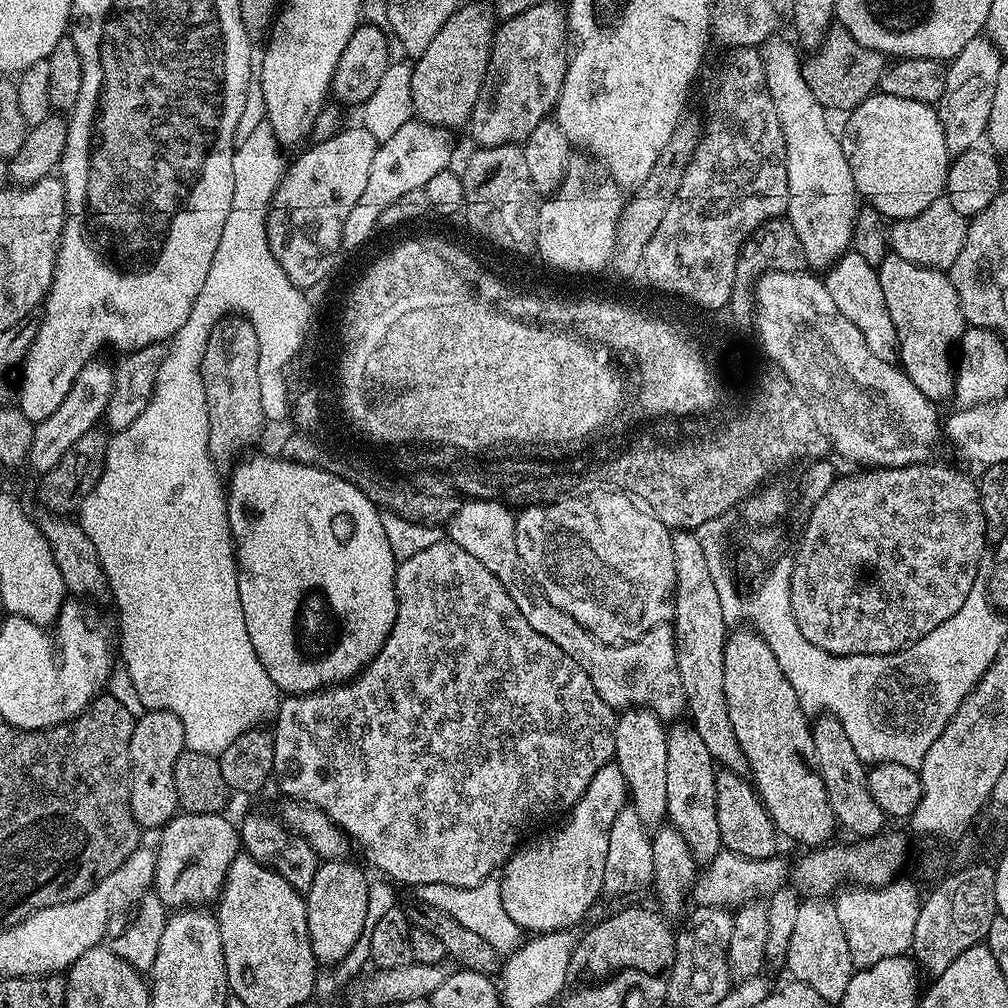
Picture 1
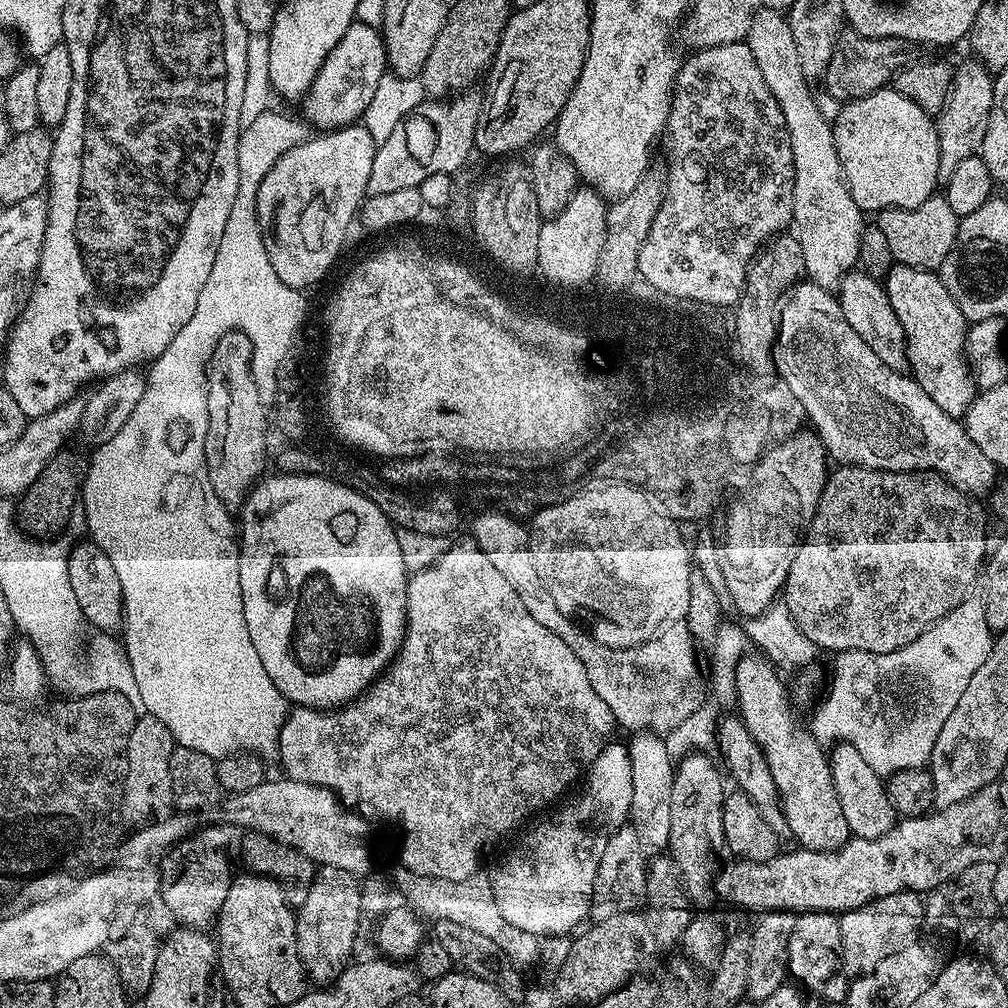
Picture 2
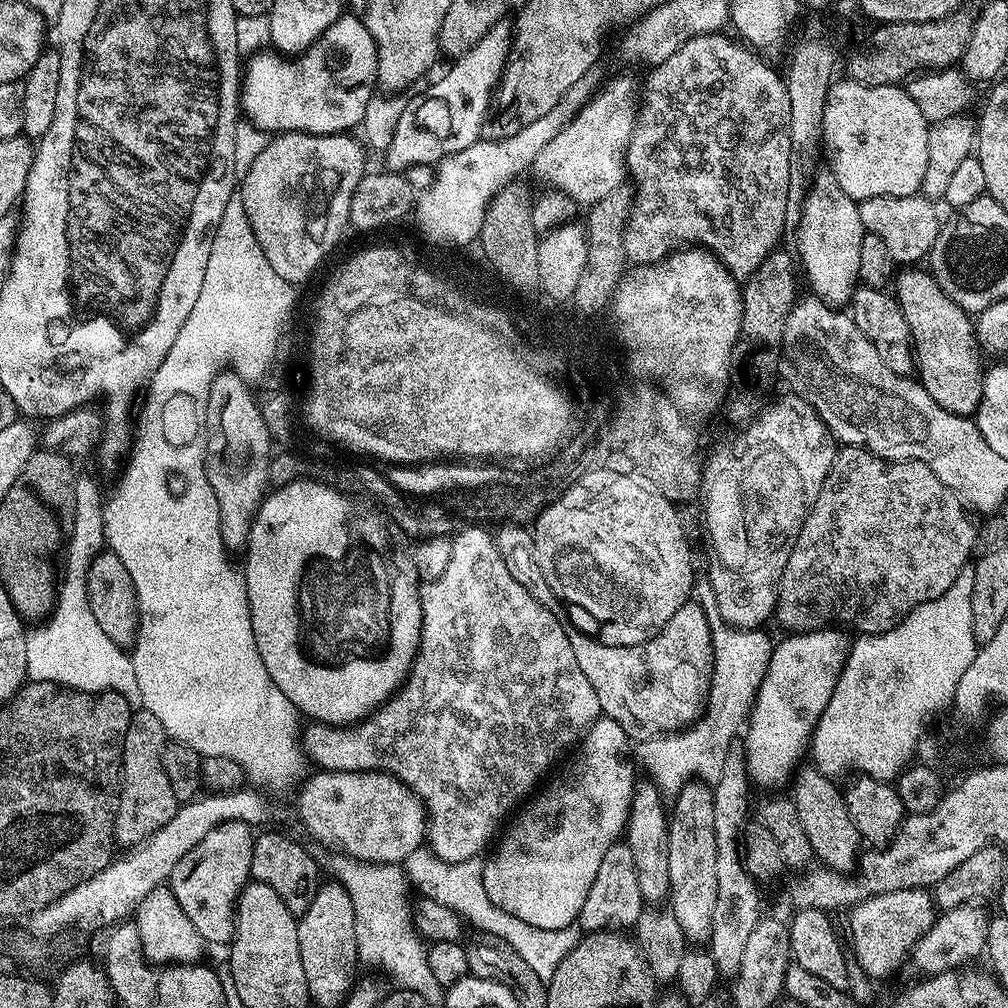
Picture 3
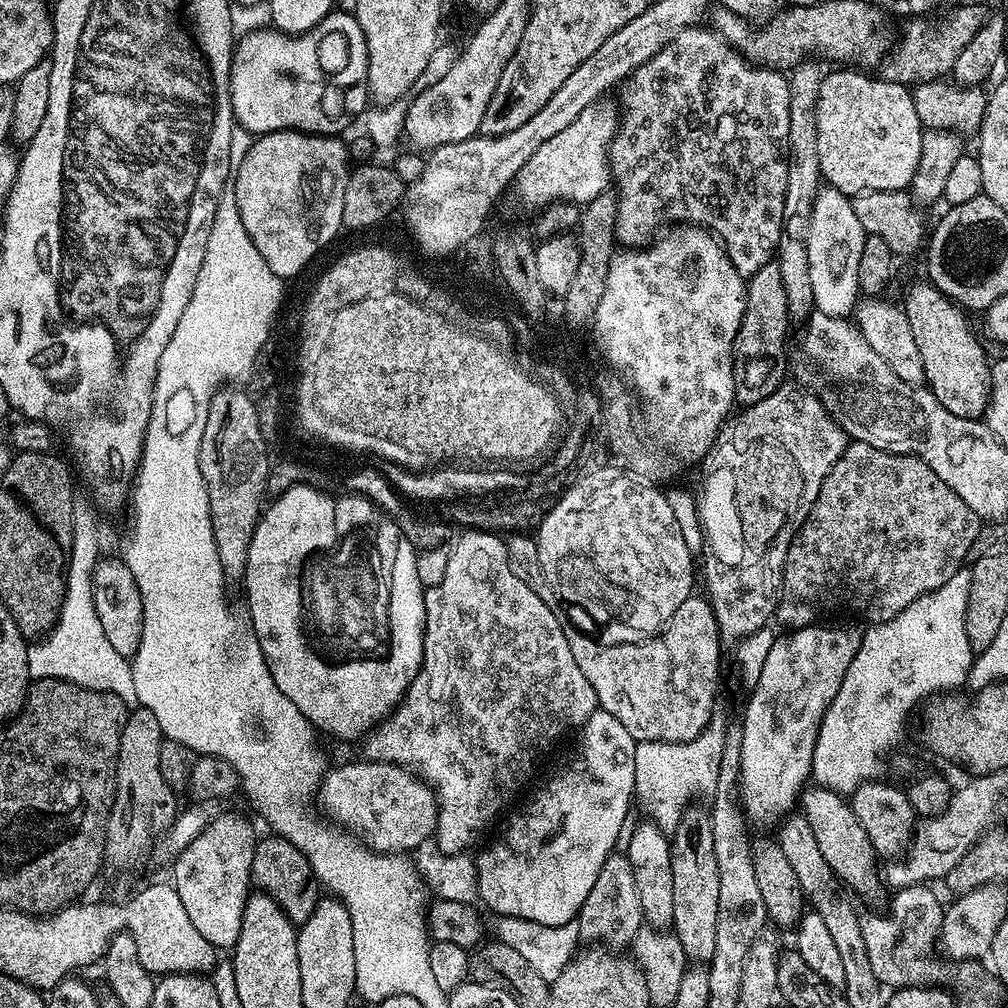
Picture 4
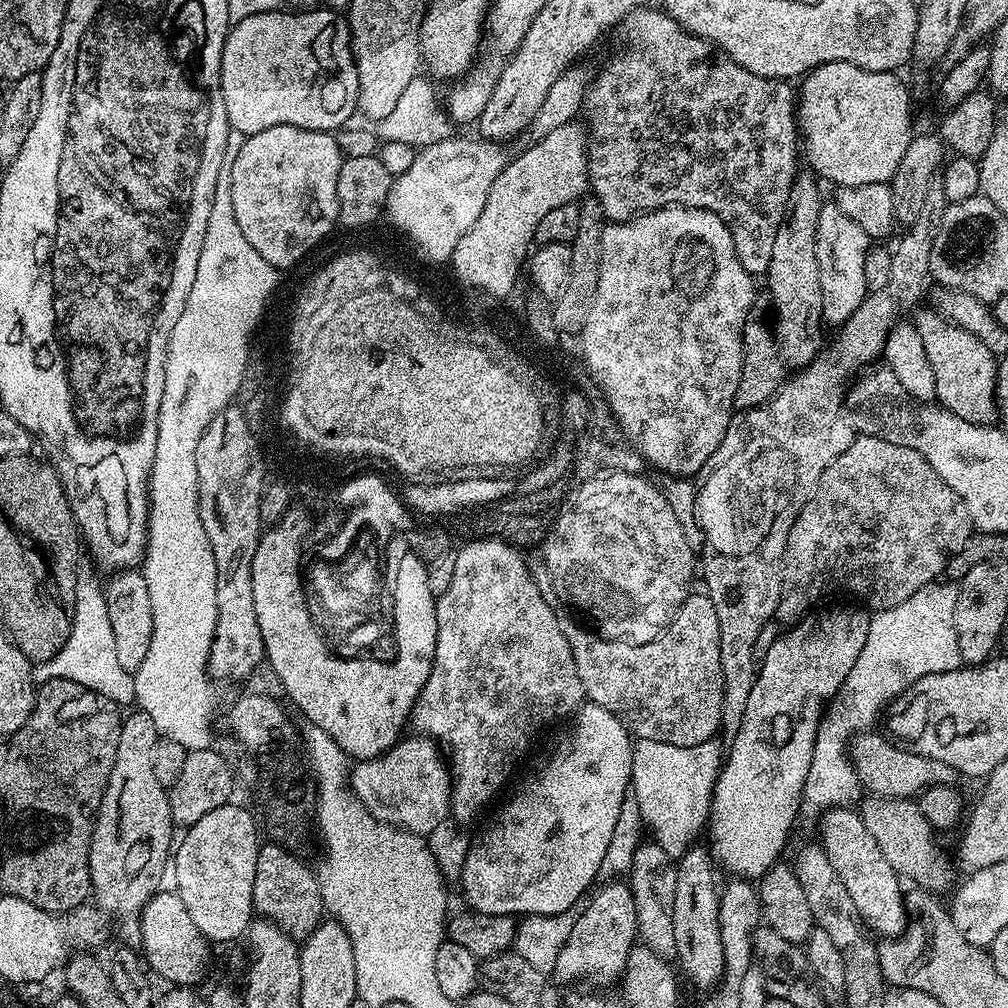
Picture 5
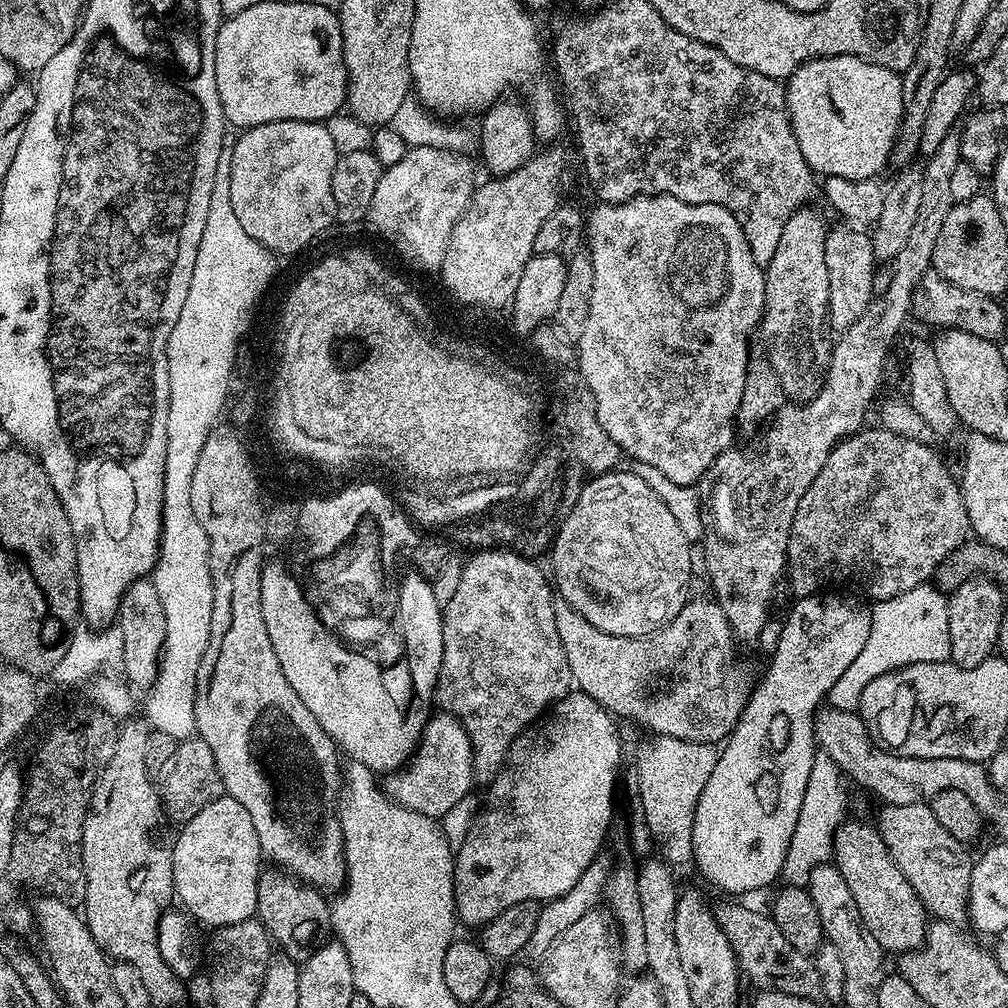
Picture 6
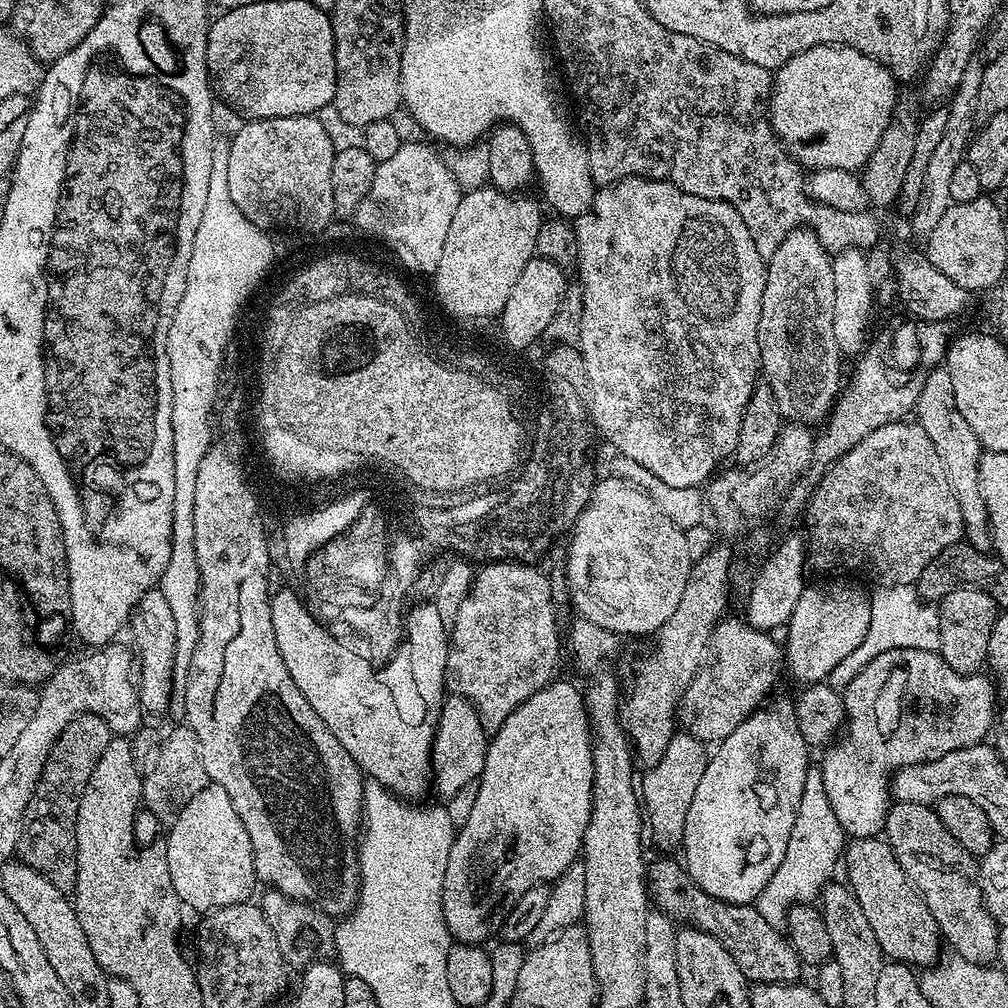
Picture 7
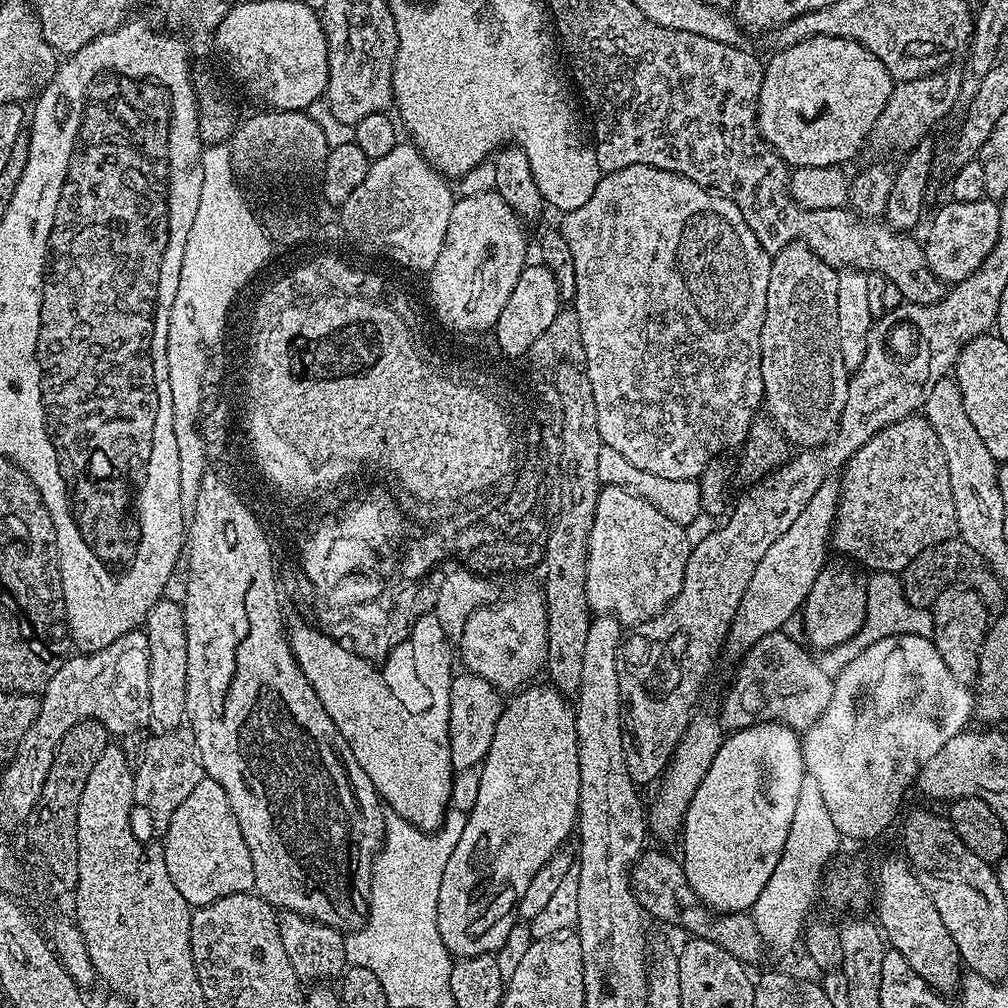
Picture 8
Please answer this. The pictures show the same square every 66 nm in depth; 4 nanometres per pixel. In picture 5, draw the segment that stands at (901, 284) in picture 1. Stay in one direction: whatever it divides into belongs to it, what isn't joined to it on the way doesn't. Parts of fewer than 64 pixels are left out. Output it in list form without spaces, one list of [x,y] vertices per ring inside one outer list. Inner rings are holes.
[[[928,306],[924,307],[915,313],[917,316],[914,316],[914,323],[918,334],[922,334],[922,346],[926,346],[926,358],[930,358],[930,366],[934,370],[936,400],[939,407],[966,422],[991,425],[998,416],[997,357],[993,356],[990,350],[986,350],[985,344],[978,342],[974,334],[966,334],[966,330],[962,330],[957,324],[951,324],[939,312]]]

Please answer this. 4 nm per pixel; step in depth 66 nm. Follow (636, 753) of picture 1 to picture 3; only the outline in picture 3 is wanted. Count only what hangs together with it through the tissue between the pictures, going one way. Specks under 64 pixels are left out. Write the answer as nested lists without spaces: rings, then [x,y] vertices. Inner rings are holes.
[[[651,778],[637,779],[632,788],[632,801],[626,825],[626,843],[634,853],[634,864],[638,874],[638,888],[645,901],[664,902],[670,893],[670,846],[668,845],[669,809],[666,807],[665,793]]]

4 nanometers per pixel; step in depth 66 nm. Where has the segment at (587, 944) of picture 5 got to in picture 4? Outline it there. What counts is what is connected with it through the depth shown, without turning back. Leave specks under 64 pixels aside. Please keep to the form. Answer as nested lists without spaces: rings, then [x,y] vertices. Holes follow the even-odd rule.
[[[613,854],[606,858],[594,887],[590,889],[590,894],[586,894],[586,902],[582,902],[578,919],[581,941],[599,942],[604,946],[631,945],[645,918],[642,902],[638,898],[638,886],[634,886],[634,870],[627,855]]]

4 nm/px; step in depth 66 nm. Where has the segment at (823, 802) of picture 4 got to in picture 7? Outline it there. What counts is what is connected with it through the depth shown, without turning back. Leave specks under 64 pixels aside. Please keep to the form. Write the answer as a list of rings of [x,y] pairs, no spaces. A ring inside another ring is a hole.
[[[880,836],[853,839],[845,847],[842,864],[848,867],[846,883],[858,898],[862,914],[866,914],[866,922],[870,922],[870,930],[874,930],[874,938],[878,938],[878,946],[885,957],[889,961],[903,962],[909,966],[931,966],[937,963],[942,956],[940,928],[920,893],[908,881],[908,875],[896,860],[887,839]]]

